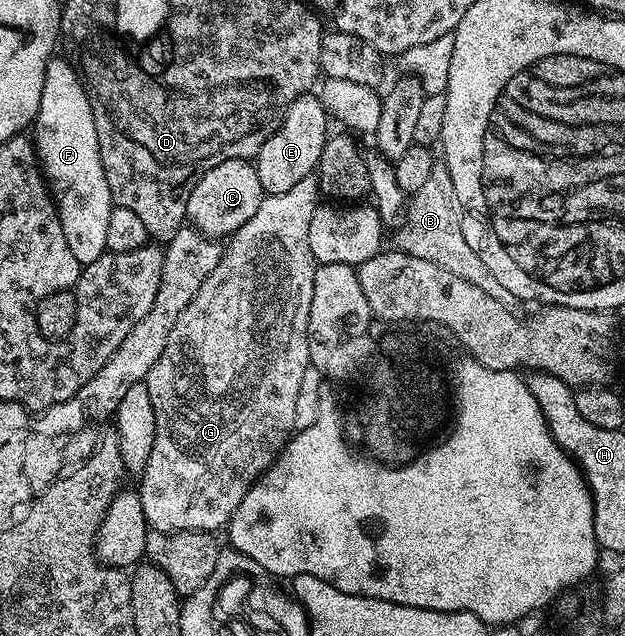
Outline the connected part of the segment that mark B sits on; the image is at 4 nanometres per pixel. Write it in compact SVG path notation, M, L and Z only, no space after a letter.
M435 162L432 173L428 176L428 181L420 190L409 196L404 207L404 218L402 228L394 235L393 246L397 250L408 253L412 257L420 257L424 261L432 261L432 265L440 265L448 269L448 273L456 273L456 277L464 277L476 289L484 289L488 297L500 301L500 305L510 307L515 302L514 295L488 273L484 261L468 246L468 241L464 241L462 232L461 210L454 202L454 190L452 189L452 173L448 173L445 162Z

